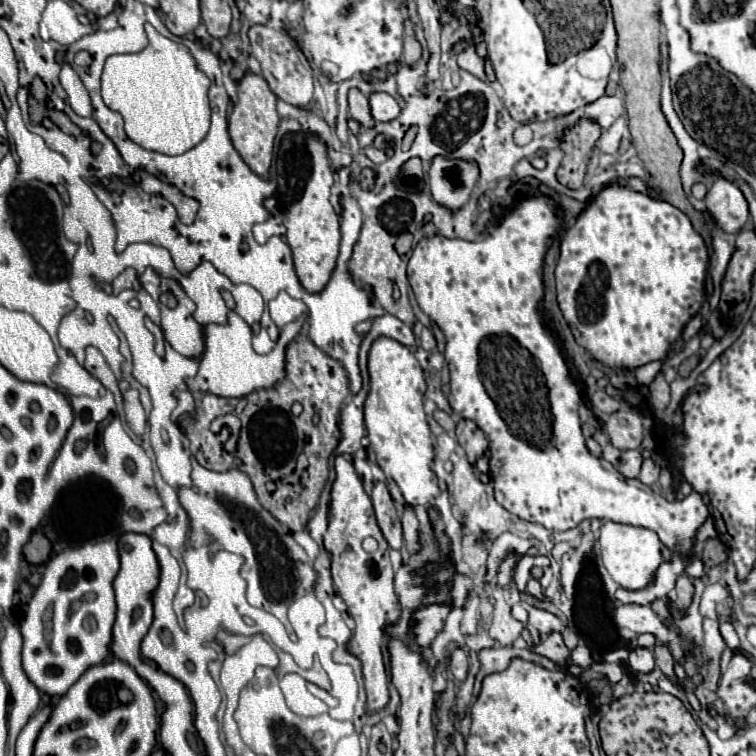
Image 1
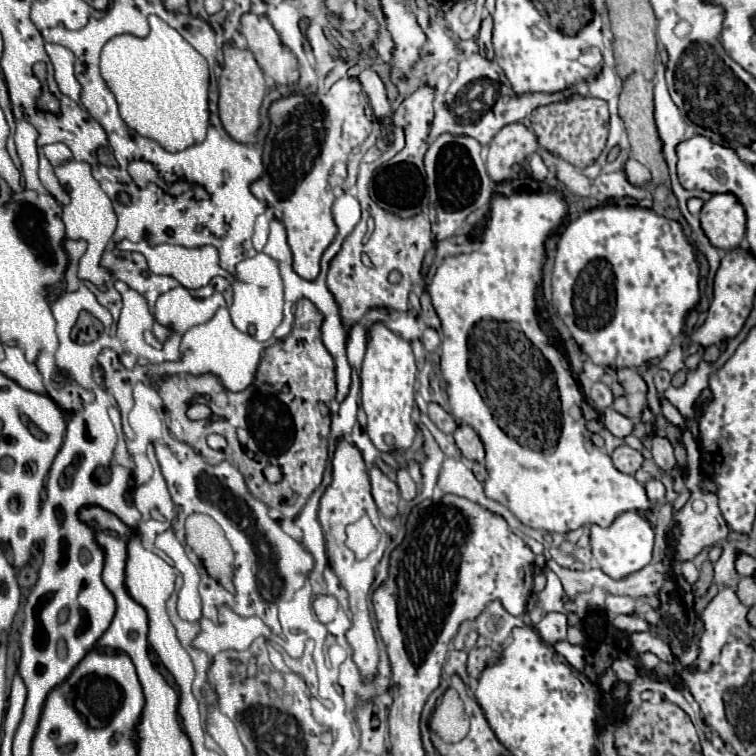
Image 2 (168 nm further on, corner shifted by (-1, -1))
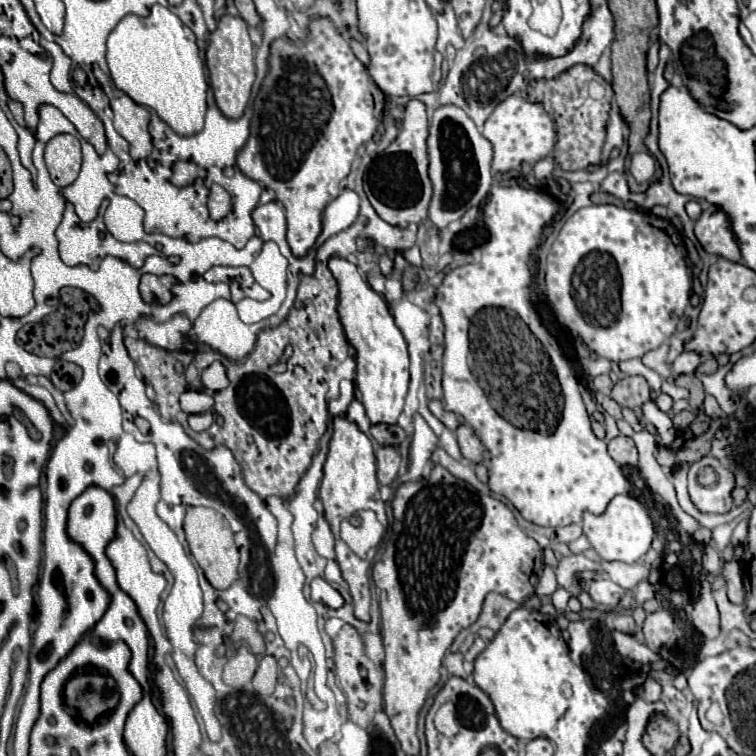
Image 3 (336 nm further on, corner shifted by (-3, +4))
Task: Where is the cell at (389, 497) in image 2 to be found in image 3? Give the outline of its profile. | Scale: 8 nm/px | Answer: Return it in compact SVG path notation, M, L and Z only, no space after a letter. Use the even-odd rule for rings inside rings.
M381 447L377 453L377 479L379 485L391 485L401 465L399 447Z

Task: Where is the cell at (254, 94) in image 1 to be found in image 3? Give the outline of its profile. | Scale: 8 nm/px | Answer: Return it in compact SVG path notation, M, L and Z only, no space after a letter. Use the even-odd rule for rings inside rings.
M225 15L219 19L219 27L215 33L211 33L211 43L207 47L207 67L215 101L223 115L227 115L229 119L243 117L255 81L255 47L247 33L247 23L243 23L241 17Z

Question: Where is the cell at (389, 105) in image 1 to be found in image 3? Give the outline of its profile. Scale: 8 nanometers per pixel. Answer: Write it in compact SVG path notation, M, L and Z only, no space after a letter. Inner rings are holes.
M351 39L349 43L351 43L351 49L353 49L355 57L357 57L365 67L369 67L369 53L367 53L365 45L363 45L363 43L359 43L359 41L355 41L355 39Z

